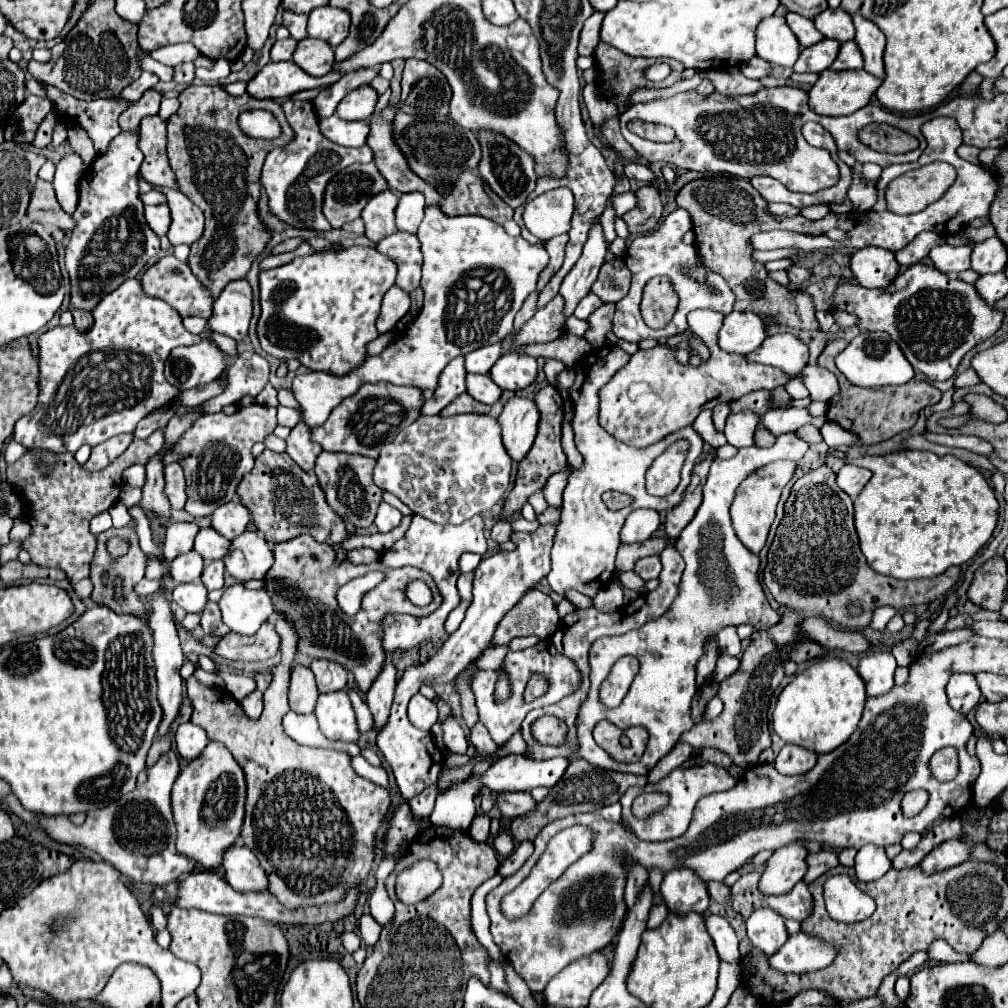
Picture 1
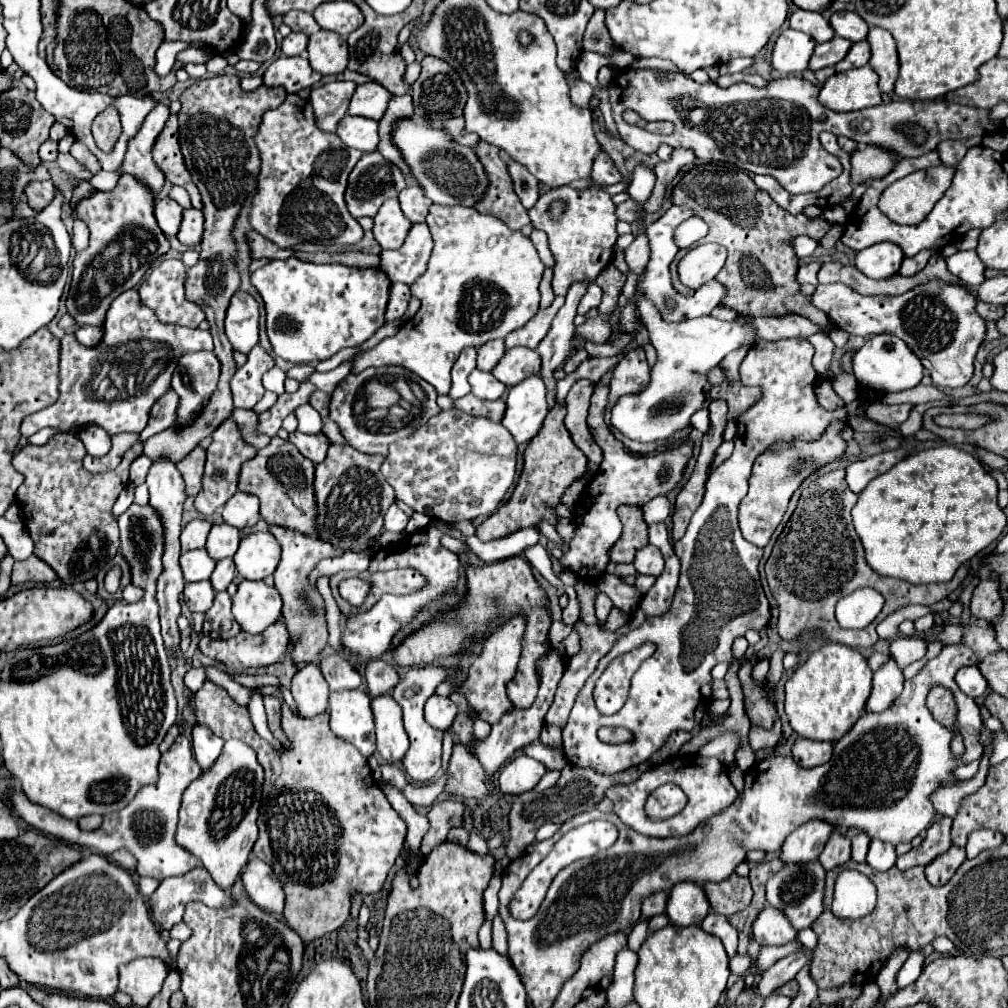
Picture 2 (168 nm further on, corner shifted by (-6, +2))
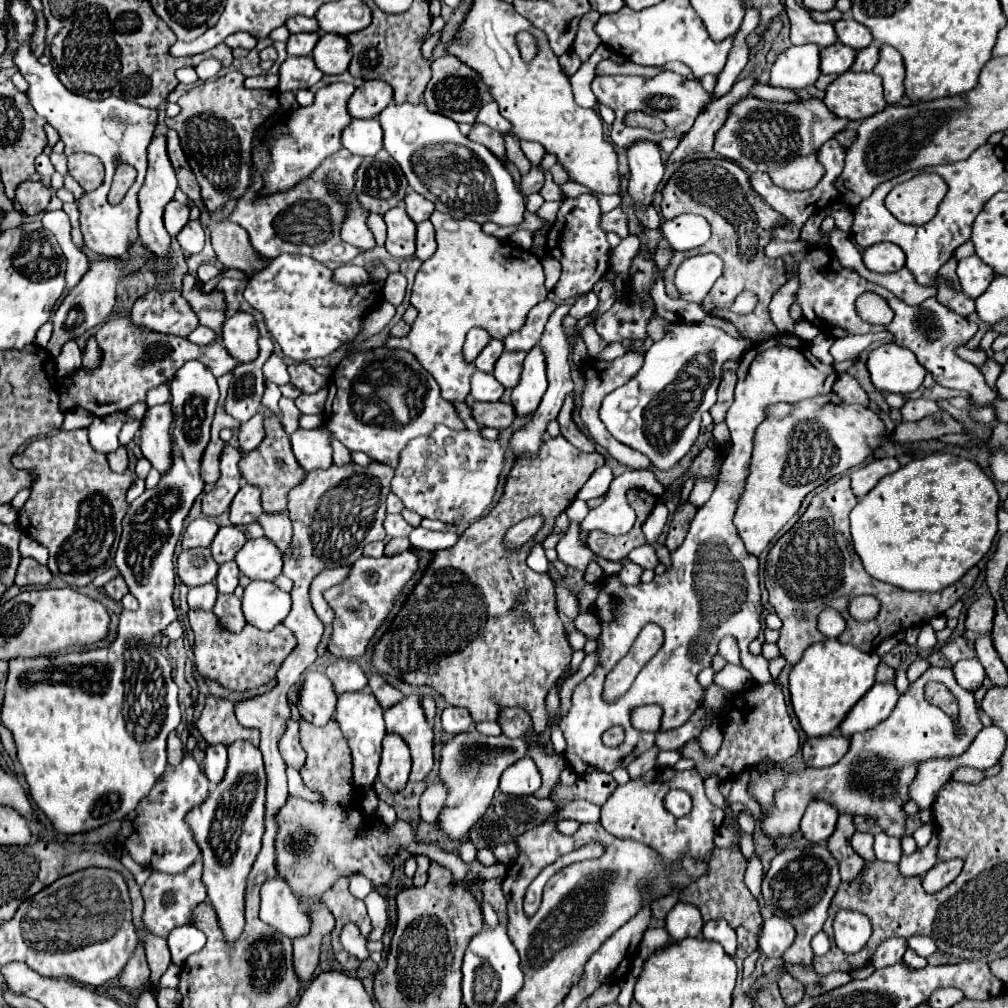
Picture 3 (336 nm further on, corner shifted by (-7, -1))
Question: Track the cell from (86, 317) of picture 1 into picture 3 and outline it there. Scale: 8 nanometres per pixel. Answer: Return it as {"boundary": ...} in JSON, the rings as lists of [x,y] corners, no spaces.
{"boundary":[[[91,334],[91,336],[87,338],[87,342],[85,342],[85,350],[83,350],[83,366],[85,366],[85,368],[95,368],[95,364],[99,362],[99,356],[101,356],[99,344],[97,344],[95,336]]]}

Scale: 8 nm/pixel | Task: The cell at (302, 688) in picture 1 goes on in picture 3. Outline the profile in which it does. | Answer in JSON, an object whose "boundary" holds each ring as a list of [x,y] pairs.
{"boundary":[[[307,672],[301,692],[299,692],[299,712],[301,716],[315,724],[323,726],[333,716],[337,704],[337,696],[333,692],[331,680],[323,672]]]}

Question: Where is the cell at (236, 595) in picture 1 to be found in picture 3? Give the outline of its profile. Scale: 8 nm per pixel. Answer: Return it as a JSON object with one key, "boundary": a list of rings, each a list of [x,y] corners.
{"boundary":[[[251,582],[243,594],[245,622],[259,630],[273,630],[291,610],[291,598],[273,582]]]}

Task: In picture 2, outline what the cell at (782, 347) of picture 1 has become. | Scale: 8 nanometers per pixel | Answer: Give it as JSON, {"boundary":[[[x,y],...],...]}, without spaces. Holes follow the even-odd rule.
{"boundary":[[[808,339],[756,341],[742,365],[742,385],[762,389],[762,397],[750,405],[736,421],[734,453],[708,477],[706,493],[690,519],[686,535],[674,543],[674,553],[682,563],[678,589],[670,611],[646,621],[616,639],[614,647],[600,659],[596,671],[580,689],[568,723],[562,731],[562,747],[568,763],[590,767],[602,775],[614,775],[644,763],[658,751],[672,731],[692,731],[702,723],[704,707],[710,700],[712,667],[730,661],[730,647],[736,637],[744,637],[748,629],[760,631],[770,623],[770,605],[760,585],[758,563],[762,549],[750,545],[738,527],[738,505],[748,493],[748,479],[754,459],[776,441],[818,439],[832,419],[844,419],[846,409],[826,411],[816,401],[816,379],[812,367],[814,347]],[[644,641],[656,645],[656,653],[648,657],[636,675],[626,705],[612,717],[602,715],[592,699],[596,679],[608,663]],[[600,727],[626,727],[632,731],[632,741],[622,745],[606,745],[596,737]]]}

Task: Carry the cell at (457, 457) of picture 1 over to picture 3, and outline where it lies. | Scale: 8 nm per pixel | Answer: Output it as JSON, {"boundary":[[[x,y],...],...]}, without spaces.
{"boundary":[[[437,424],[427,436],[407,442],[399,454],[391,490],[403,500],[407,510],[423,518],[453,526],[471,524],[493,504],[503,464],[505,452],[499,440],[483,438],[481,430],[453,430]]]}

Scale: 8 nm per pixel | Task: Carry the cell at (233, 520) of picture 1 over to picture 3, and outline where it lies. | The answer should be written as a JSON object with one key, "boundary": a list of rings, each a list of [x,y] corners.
{"boundary":[[[243,486],[233,504],[231,504],[231,512],[229,512],[229,520],[235,526],[247,526],[257,522],[257,518],[263,514],[263,506],[261,506],[261,492],[255,486]]]}

